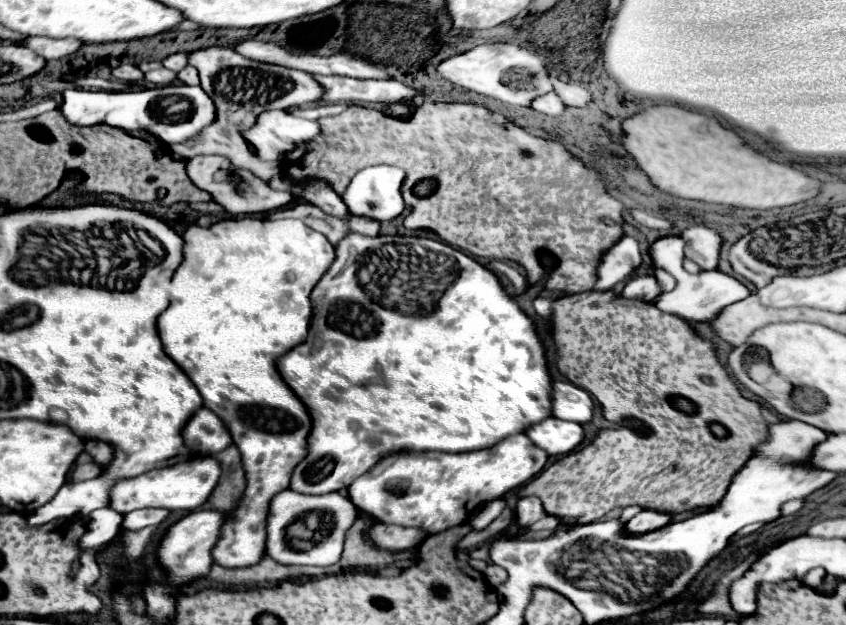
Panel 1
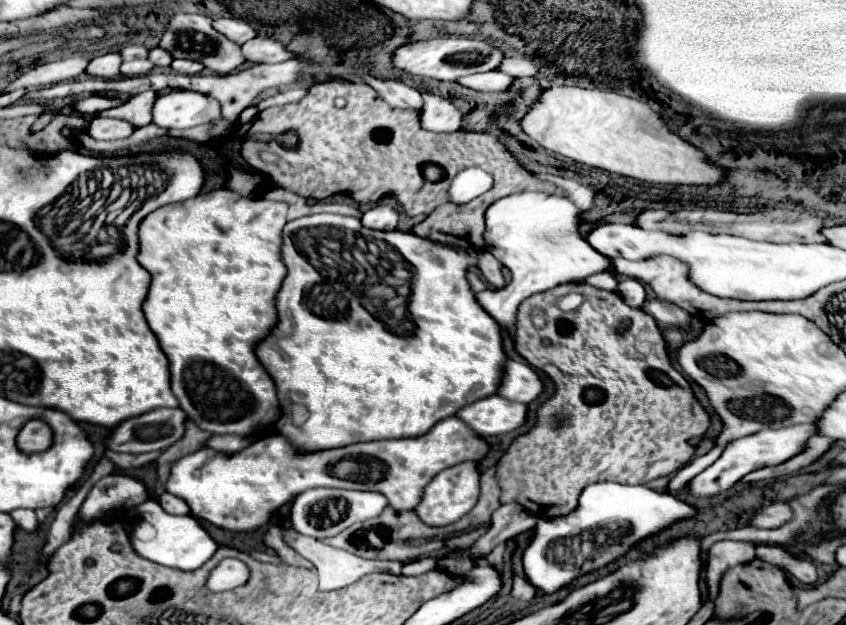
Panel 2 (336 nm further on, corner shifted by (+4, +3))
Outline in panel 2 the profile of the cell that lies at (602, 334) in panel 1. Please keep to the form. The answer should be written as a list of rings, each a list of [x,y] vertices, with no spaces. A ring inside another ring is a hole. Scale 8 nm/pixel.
[[[568,282],[554,290],[526,298],[516,316],[516,352],[530,366],[548,372],[546,376],[554,382],[556,390],[552,398],[538,406],[532,428],[526,434],[516,436],[500,458],[496,468],[498,484],[502,488],[500,502],[520,502],[524,506],[524,500],[528,500],[542,506],[544,516],[566,514],[578,504],[578,494],[582,488],[592,482],[614,480],[620,484],[646,484],[652,478],[674,472],[690,460],[694,446],[688,444],[688,440],[702,436],[708,430],[710,416],[694,398],[690,382],[670,364],[666,342],[650,314],[630,310],[630,306],[626,306],[616,292]],[[570,292],[582,294],[584,302],[574,312],[564,312],[556,306],[556,302],[560,296]],[[532,308],[540,308],[544,312],[544,328],[536,328],[532,324]],[[624,318],[630,320],[630,328],[624,334],[618,334],[616,328]],[[556,414],[566,416],[566,426],[550,426],[550,418]]]

